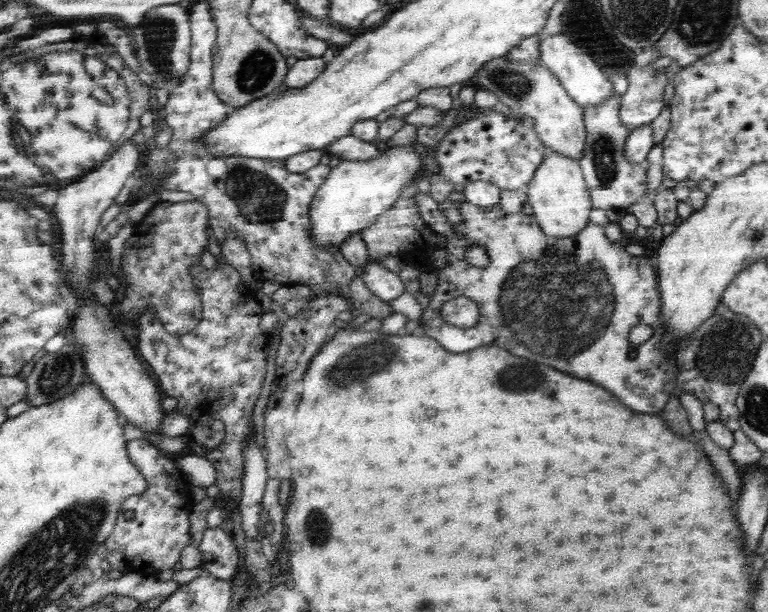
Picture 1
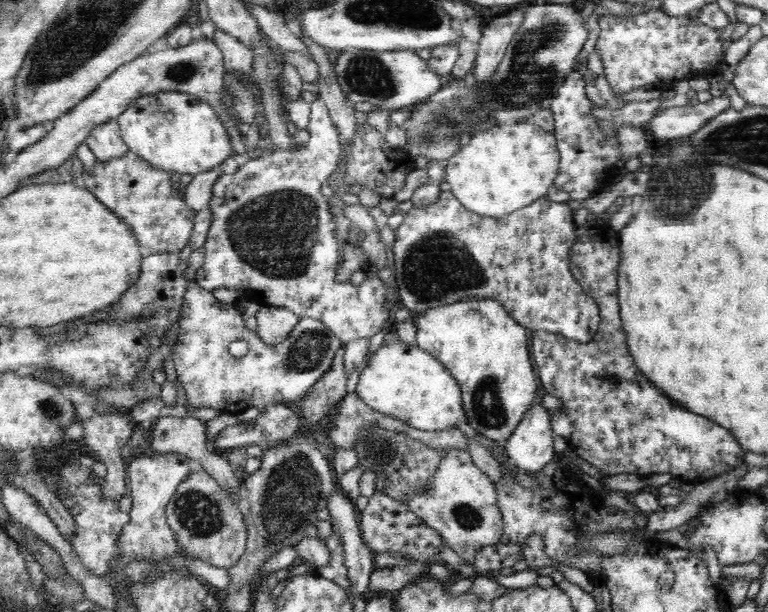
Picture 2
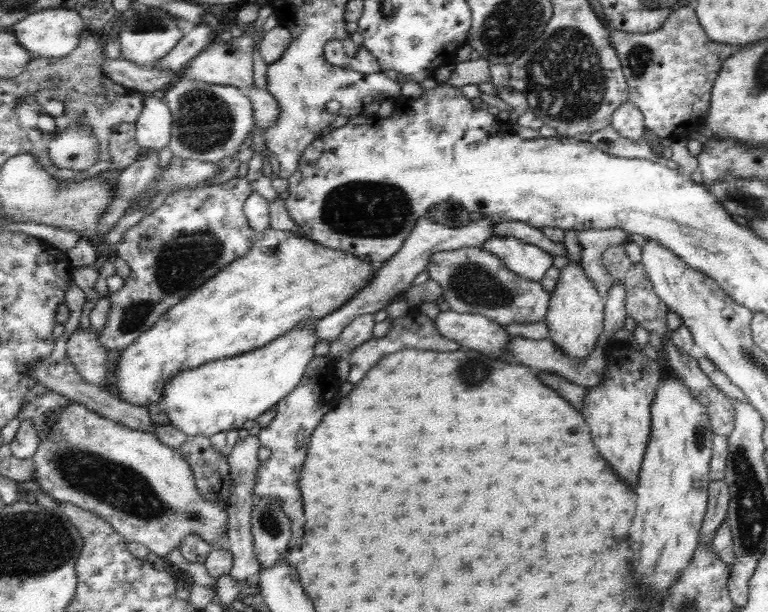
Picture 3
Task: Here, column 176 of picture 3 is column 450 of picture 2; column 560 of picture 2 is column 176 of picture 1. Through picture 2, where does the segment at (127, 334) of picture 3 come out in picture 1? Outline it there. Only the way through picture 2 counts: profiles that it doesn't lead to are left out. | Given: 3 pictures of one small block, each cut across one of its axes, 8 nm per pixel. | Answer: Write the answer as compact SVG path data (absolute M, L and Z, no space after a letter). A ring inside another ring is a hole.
M157 202L155 208L135 224L133 236L125 242L125 252L121 256L121 272L125 274L127 292L121 302L121 312L125 308L127 318L135 320L141 312L147 308L157 312L173 336L187 336L189 332L195 332L203 320L205 304L201 300L195 274L191 274L191 268L195 268L201 262L201 254L207 248L207 226L211 226L211 210L203 202Z

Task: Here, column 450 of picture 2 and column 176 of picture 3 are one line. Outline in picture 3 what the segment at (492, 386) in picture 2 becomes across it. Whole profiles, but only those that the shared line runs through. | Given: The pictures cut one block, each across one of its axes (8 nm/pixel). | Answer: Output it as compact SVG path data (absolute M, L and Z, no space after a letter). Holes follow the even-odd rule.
M271 228L267 240L259 238L247 256L235 260L229 268L219 272L215 280L209 280L203 288L191 292L191 296L187 296L183 302L171 308L171 312L167 312L167 316L163 316L151 330L143 332L143 336L139 336L139 340L131 344L121 354L119 362L113 366L111 384L119 388L119 398L131 404L145 408L151 404L161 406L161 402L165 400L169 380L179 372L195 370L217 360L259 350L271 344L273 340L279 340L285 334L293 332L301 324L319 322L337 308L343 308L365 286L369 286L377 272L377 266L381 264L361 260L359 256L347 250L323 246L299 232L279 232Z

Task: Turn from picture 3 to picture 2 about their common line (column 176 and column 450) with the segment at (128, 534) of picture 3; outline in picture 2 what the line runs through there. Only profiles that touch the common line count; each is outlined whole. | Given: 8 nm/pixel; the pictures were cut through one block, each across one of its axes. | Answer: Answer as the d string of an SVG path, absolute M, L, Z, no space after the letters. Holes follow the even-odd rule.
M444 450L434 474L428 480L428 486L422 492L418 490L398 498L398 502L406 504L412 514L416 514L428 528L436 532L440 544L452 548L470 566L476 564L476 558L482 550L500 544L504 534L502 512L496 504L494 480L478 464L474 464L474 458L468 450Z

